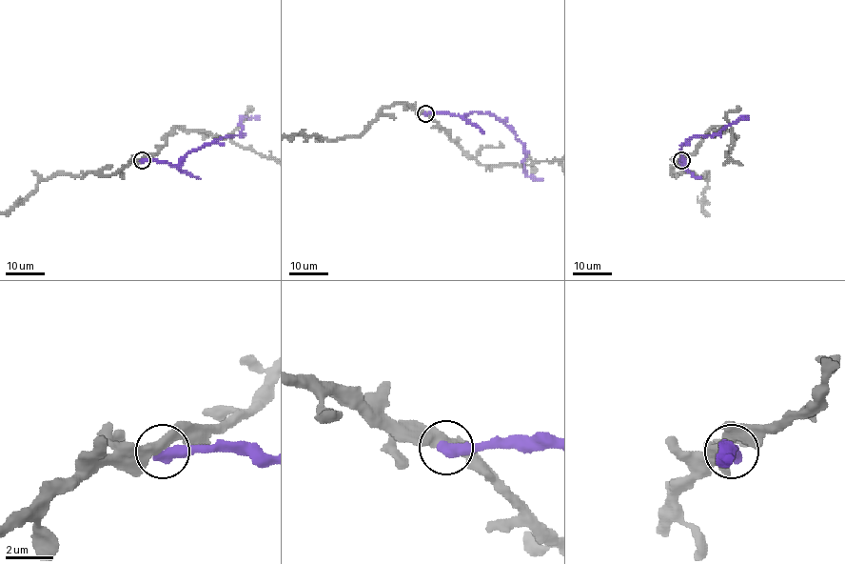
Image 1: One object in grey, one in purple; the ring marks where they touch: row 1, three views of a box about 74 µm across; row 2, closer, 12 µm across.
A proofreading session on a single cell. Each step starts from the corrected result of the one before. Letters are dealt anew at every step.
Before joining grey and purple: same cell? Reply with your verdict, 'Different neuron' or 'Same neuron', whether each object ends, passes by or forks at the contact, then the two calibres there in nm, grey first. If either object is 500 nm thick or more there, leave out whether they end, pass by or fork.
Different neuron. Thickness 440 nm (grey) against 550 nm

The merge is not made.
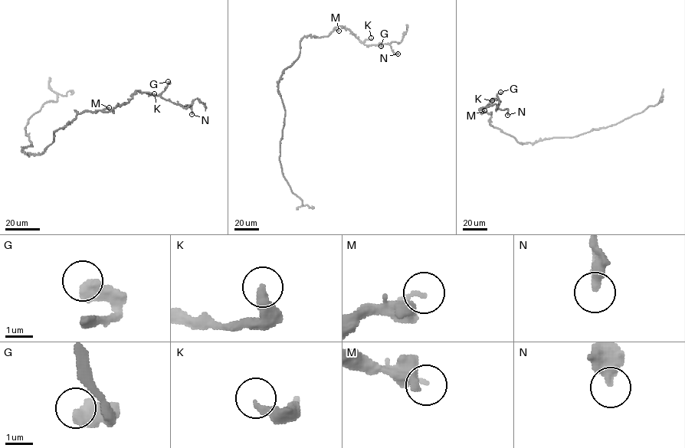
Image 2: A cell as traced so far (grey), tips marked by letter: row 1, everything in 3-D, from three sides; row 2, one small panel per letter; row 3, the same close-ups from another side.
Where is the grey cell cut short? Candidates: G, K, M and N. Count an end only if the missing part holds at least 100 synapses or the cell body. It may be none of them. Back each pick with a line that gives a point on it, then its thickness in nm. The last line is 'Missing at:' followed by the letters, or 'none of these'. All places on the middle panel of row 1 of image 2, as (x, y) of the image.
Missing at: none of these

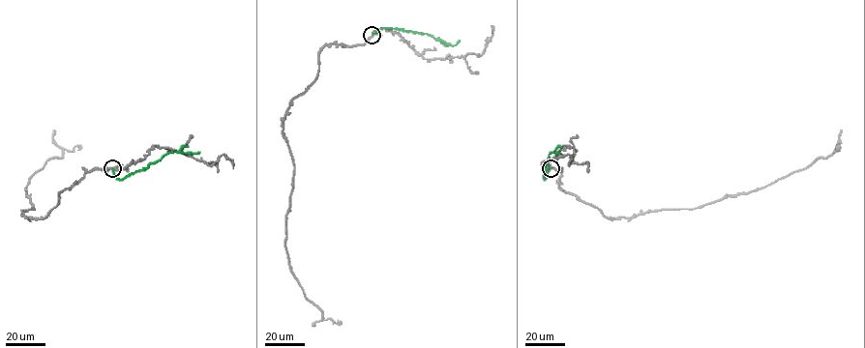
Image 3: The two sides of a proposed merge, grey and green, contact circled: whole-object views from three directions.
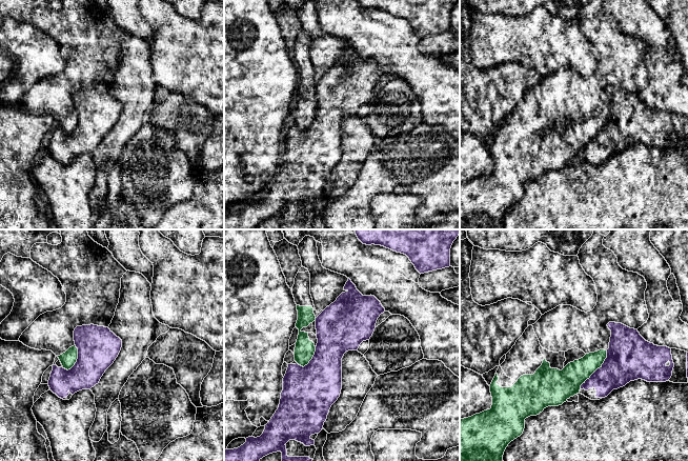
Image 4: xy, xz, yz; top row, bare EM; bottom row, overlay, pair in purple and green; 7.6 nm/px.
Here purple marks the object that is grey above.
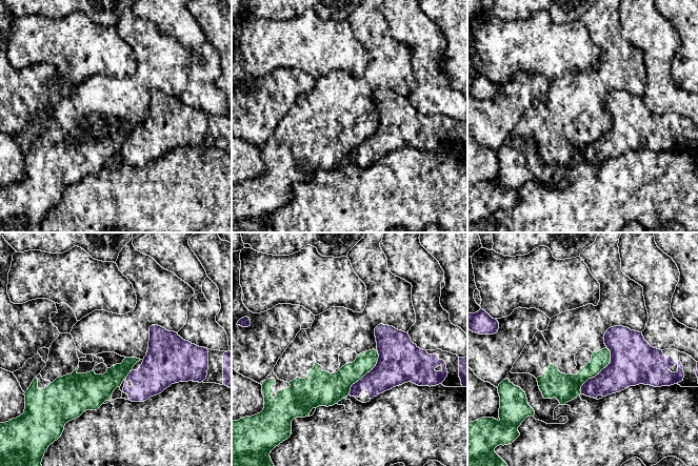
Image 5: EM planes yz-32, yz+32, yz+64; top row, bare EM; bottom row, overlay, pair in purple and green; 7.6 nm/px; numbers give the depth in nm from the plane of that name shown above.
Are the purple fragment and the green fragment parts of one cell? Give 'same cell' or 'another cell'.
another cell

